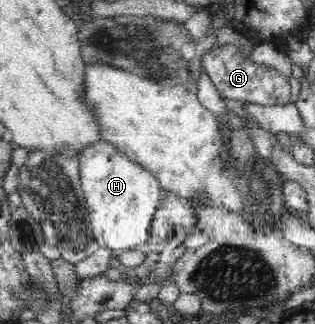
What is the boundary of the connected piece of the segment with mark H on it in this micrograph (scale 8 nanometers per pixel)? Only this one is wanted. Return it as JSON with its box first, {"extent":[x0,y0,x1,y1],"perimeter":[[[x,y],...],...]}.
{"extent":[78,140,164,252],"perimeter":[[[106,140],[84,149],[78,161],[93,240],[99,247],[120,252],[144,247],[149,225],[164,195],[156,178]]]}

